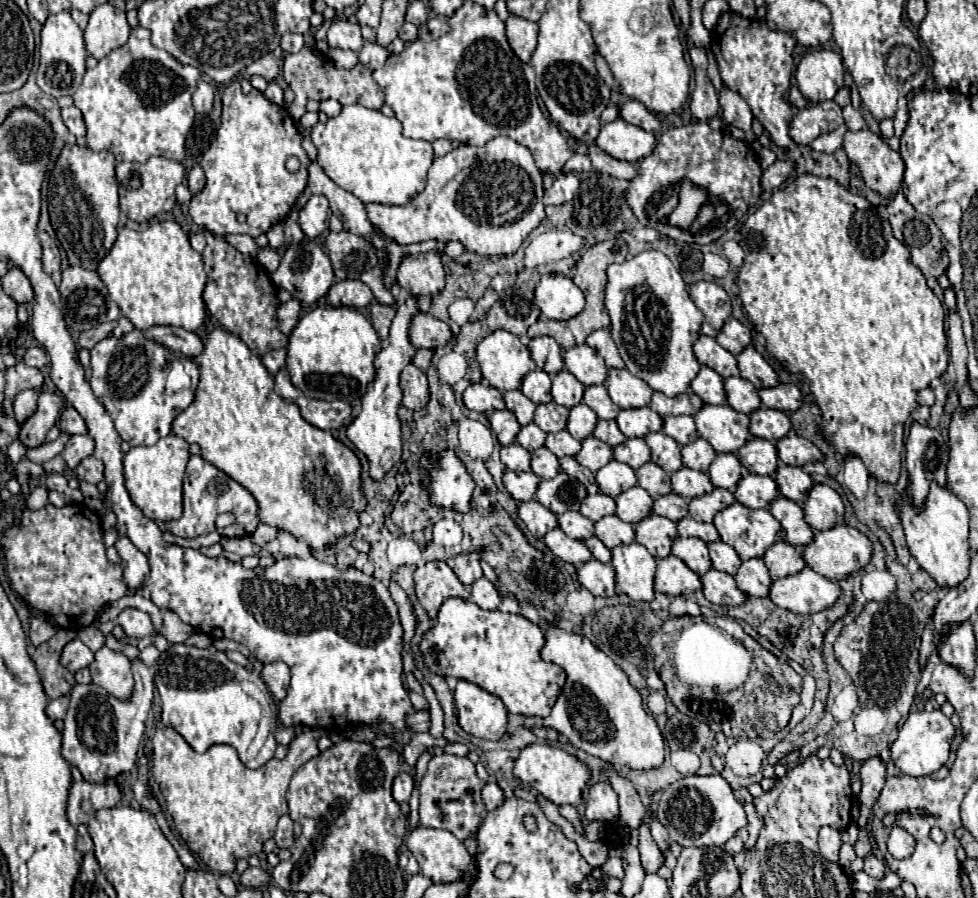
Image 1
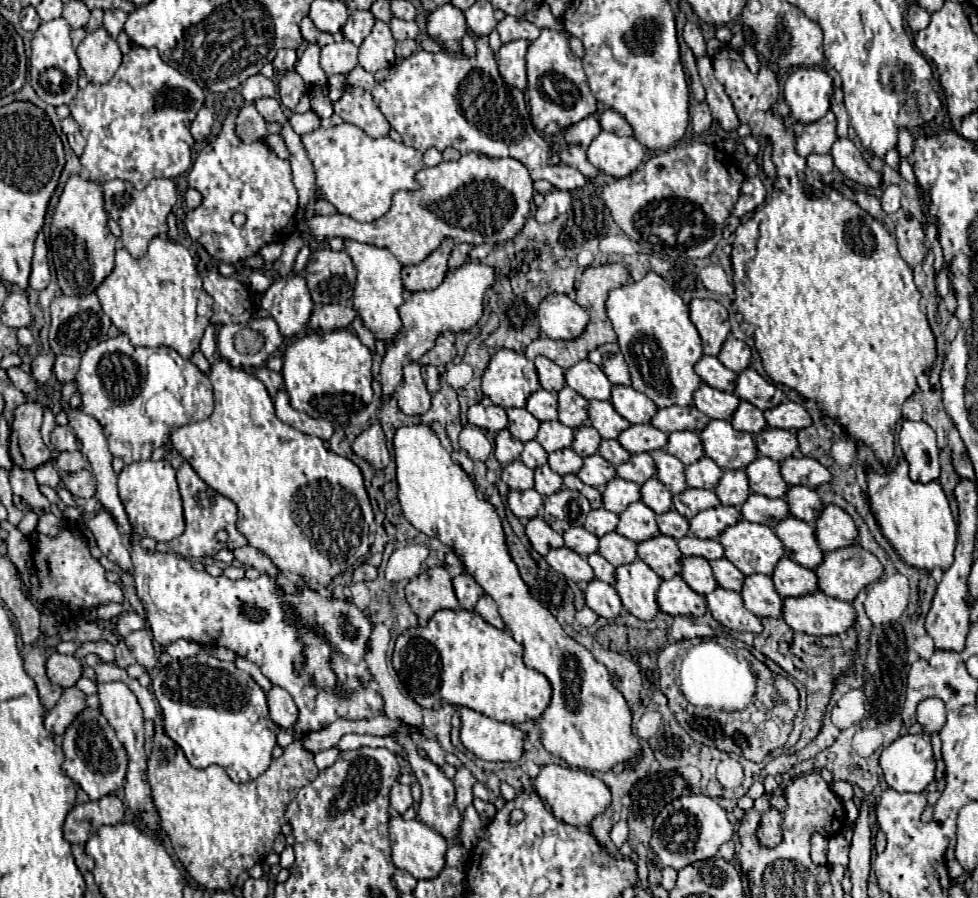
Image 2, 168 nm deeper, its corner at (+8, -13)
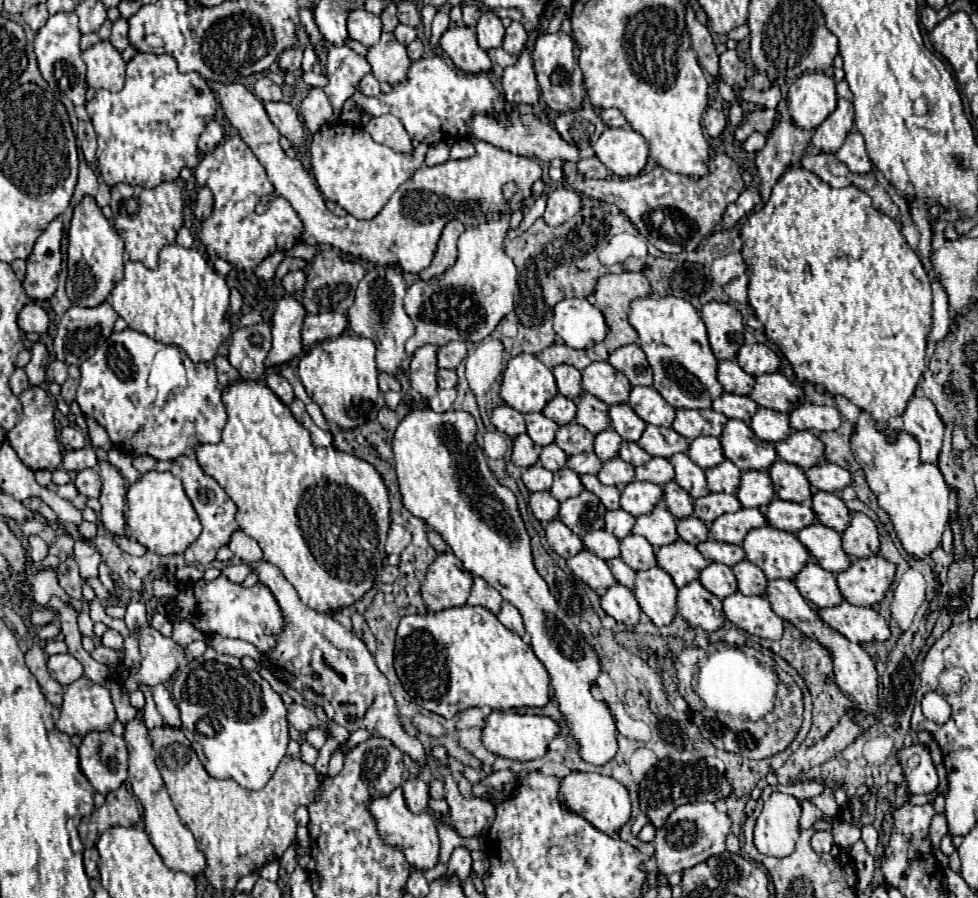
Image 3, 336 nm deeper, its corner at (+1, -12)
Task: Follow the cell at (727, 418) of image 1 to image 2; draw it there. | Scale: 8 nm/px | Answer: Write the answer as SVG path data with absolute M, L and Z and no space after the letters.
M710 421L700 433L700 439L704 453L722 469L746 469L758 457L754 437L744 431L734 431L728 421Z

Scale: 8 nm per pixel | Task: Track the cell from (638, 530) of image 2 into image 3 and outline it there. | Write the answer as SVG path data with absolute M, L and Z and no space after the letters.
M661 504L655 506L653 512L635 518L633 534L639 534L639 536L647 538L647 542L653 548L671 544L679 538L677 530L675 530L675 516Z

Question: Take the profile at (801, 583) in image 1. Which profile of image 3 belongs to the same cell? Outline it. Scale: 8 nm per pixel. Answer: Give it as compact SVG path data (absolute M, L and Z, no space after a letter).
M843 600L833 608L819 608L819 620L823 620L829 628L843 634L851 642L883 642L889 638L887 622L869 606L853 606Z

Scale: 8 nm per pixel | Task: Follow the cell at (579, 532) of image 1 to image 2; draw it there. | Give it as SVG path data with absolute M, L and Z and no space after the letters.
M572 527L564 533L564 541L566 541L566 547L570 547L572 551L576 551L582 557L588 557L598 551L600 539L594 533L586 531L584 527Z

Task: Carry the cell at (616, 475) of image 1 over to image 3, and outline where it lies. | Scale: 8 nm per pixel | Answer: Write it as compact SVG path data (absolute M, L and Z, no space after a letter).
M629 482L621 492L621 508L633 516L647 514L661 500L663 490L651 482Z

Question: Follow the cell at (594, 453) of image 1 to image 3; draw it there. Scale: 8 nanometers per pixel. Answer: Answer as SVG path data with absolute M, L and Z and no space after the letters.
M611 458L611 460L605 460L597 478L601 484L605 486L617 486L619 490L625 488L625 484L629 484L635 476L635 468L627 462L623 462L621 458Z

